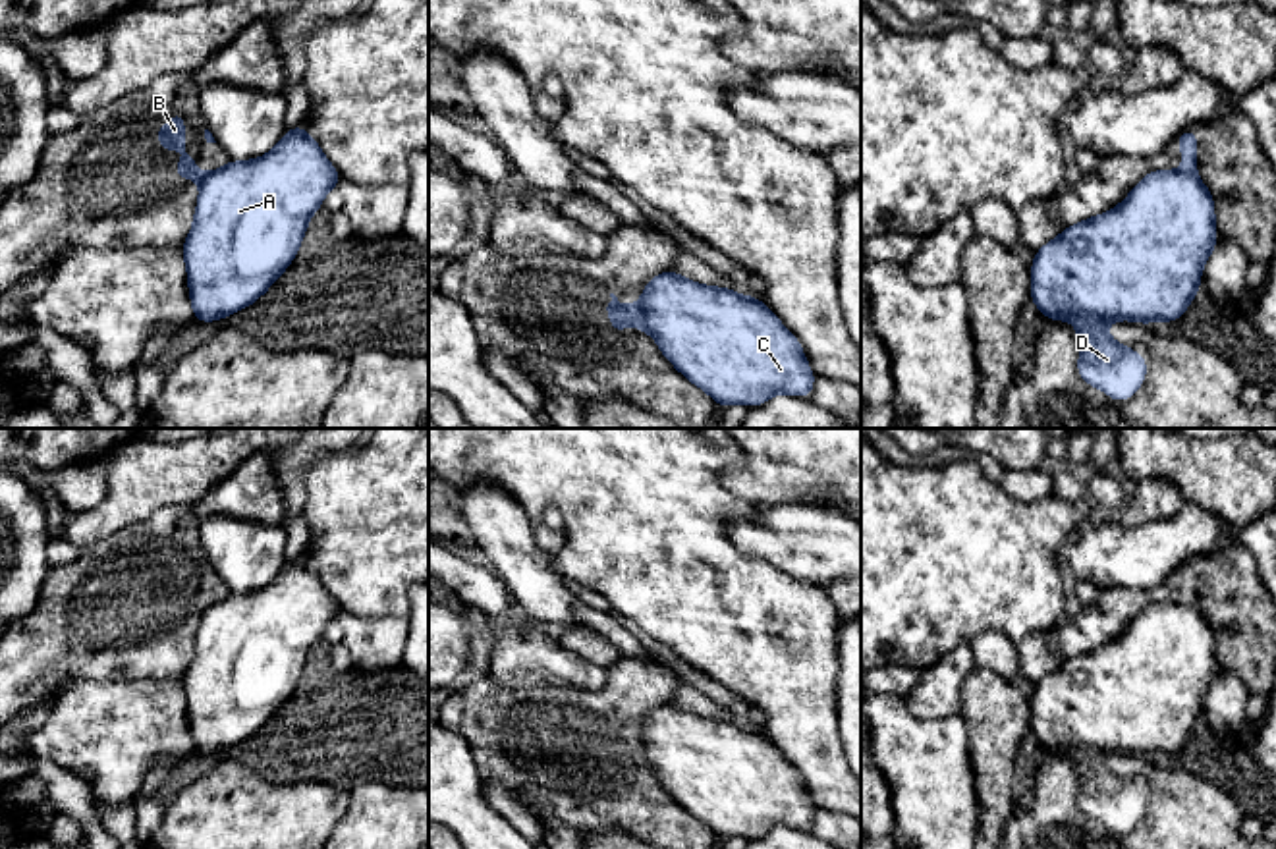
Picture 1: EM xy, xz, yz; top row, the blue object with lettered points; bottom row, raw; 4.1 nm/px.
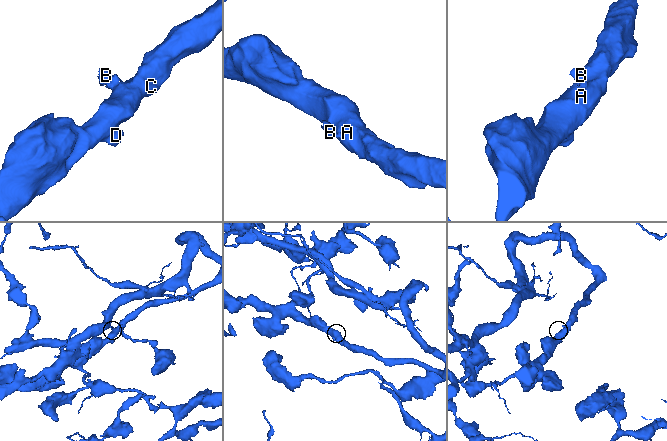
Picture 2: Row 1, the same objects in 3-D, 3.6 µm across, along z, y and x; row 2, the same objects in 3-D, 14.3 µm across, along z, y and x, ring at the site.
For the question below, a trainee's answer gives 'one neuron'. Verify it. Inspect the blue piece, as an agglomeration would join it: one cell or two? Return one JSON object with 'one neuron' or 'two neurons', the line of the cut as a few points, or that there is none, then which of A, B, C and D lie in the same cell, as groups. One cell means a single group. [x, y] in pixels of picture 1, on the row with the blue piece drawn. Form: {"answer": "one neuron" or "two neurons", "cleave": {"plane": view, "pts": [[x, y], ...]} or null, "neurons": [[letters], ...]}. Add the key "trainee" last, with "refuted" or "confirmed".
{"answer": "two neurons", "cleave": {"plane": "xz", "pts": [[639, 307], [649, 330]]}, "neurons": [["A", "C", "D"], ["B"]], "trainee": "refuted"}

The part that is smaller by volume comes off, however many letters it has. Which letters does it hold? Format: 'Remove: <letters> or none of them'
Remove: B

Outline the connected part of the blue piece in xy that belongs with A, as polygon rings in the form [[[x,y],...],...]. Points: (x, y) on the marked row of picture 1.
[[[303,125],[288,127],[264,156],[212,170],[181,245],[193,320],[226,318],[264,295],[340,179]]]

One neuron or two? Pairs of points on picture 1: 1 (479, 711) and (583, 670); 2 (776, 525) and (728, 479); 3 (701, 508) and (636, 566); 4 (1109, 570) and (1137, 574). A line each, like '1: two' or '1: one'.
1: two
2: two
3: one
4: one

